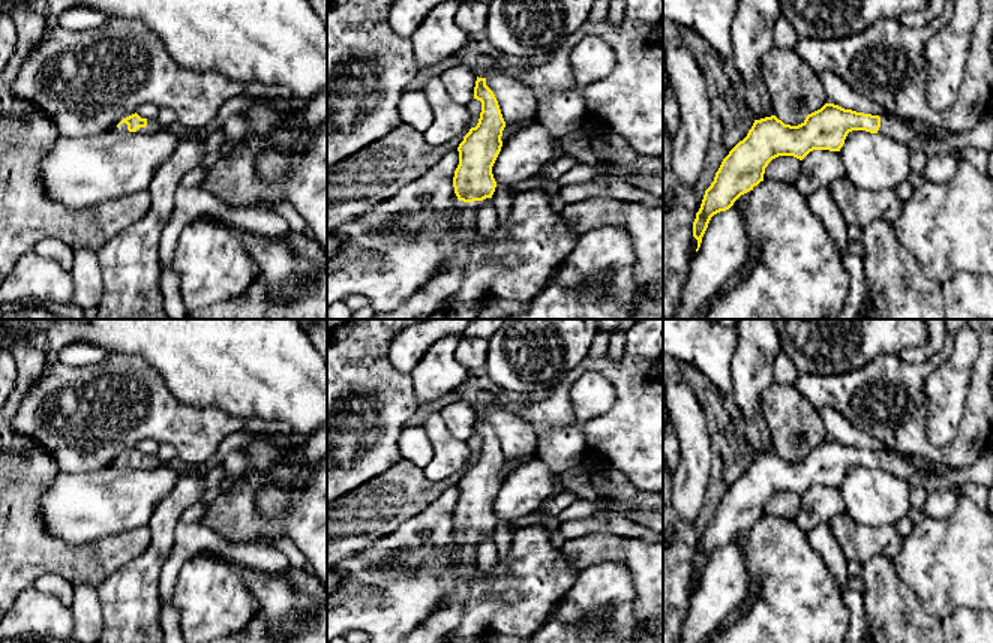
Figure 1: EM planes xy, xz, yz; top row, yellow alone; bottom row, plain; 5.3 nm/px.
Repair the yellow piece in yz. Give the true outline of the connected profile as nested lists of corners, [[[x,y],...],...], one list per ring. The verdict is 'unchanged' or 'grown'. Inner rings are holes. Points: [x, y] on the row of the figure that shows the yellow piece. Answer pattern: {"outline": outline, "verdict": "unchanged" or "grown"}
{"outline": [[[825,103],[820,109],[808,114],[806,120],[798,126],[784,124],[776,115],[754,120],[747,136],[740,141],[729,154],[723,159],[714,181],[705,190],[699,211],[693,222],[693,237],[698,240],[698,249],[700,247],[702,237],[708,228],[711,217],[720,211],[729,210],[734,202],[744,193],[753,190],[760,181],[764,181],[765,168],[778,156],[794,156],[802,160],[813,150],[840,151],[844,139],[852,130],[866,130],[870,133],[886,135],[904,145],[910,145],[914,141],[922,141],[926,148],[932,144],[928,136],[944,127],[930,126],[928,123],[909,118],[892,118],[890,115],[872,115],[844,109],[834,103]]], "verdict": "grown"}

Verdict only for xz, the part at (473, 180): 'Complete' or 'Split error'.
Split error

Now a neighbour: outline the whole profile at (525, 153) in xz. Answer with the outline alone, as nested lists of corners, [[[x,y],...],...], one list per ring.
[[[534,121],[502,144],[492,166],[496,184],[513,190],[524,187],[552,162],[556,150],[573,156],[578,163],[598,165],[585,127],[579,126],[564,136],[554,136],[544,126]]]

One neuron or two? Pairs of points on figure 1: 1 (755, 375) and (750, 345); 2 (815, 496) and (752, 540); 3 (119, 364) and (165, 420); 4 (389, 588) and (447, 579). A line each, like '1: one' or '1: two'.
1: one
2: two
3: one
4: one

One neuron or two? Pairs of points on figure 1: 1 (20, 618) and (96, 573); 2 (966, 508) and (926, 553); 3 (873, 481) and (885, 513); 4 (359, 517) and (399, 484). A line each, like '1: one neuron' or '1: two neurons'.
1: two neurons
2: one neuron
3: one neuron
4: one neuron

